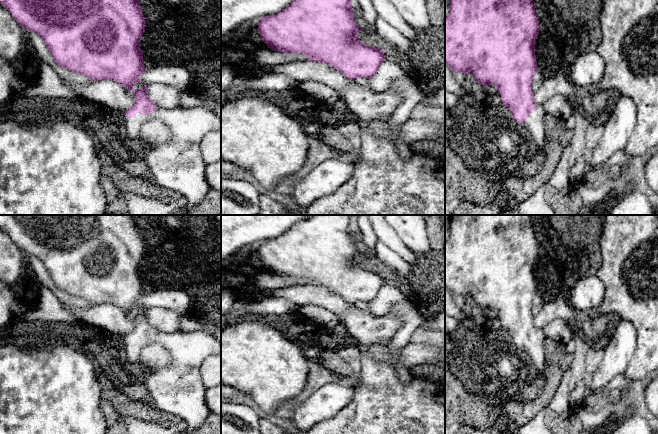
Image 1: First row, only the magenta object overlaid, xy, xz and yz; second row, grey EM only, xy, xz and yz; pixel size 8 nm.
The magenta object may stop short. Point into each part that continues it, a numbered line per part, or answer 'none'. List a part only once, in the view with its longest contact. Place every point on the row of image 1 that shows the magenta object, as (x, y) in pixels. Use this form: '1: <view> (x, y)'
1: xy (172, 137)

